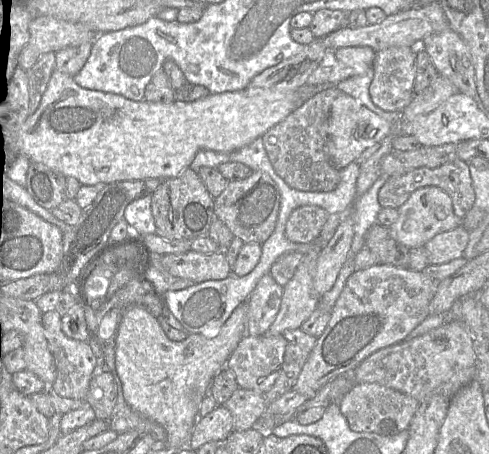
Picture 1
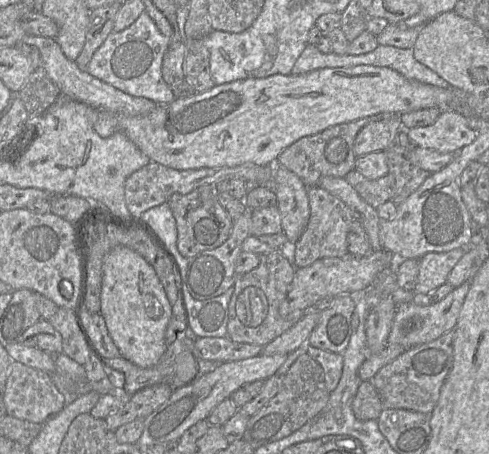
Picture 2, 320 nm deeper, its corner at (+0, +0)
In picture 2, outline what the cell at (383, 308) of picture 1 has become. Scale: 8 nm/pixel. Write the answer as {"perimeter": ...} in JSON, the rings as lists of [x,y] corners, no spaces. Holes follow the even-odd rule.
{"perimeter":[[[466,281],[433,305],[419,306],[413,301],[397,305],[388,336],[388,344],[398,344],[404,349],[409,349],[435,340],[446,332],[453,331],[469,287],[470,283]]]}

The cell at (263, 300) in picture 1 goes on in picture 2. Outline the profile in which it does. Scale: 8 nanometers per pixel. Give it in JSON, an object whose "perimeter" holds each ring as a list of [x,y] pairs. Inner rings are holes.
{"perimeter":[[[228,337],[195,338],[194,346],[200,357],[214,362],[231,362],[261,355],[262,346],[237,343]]]}

